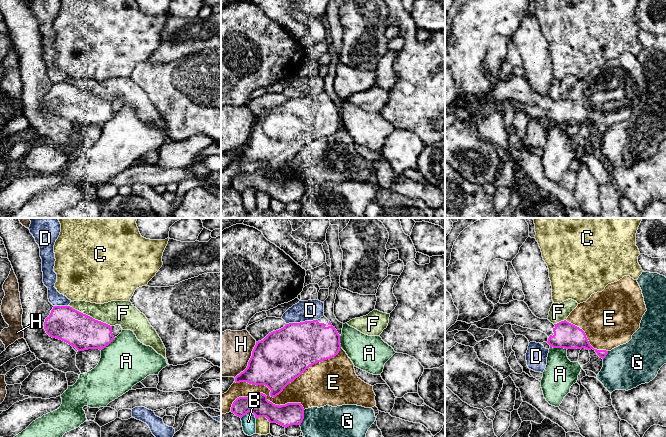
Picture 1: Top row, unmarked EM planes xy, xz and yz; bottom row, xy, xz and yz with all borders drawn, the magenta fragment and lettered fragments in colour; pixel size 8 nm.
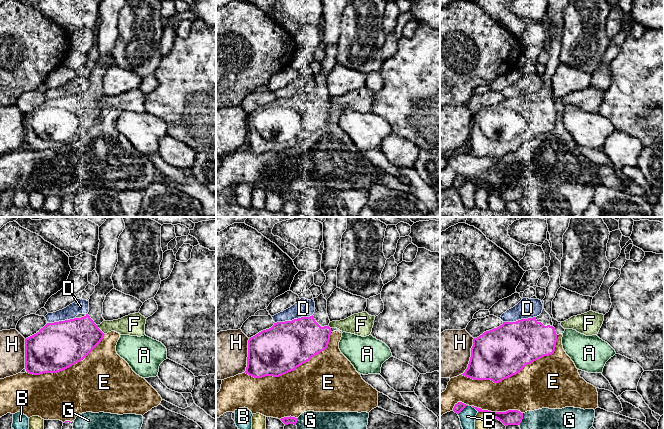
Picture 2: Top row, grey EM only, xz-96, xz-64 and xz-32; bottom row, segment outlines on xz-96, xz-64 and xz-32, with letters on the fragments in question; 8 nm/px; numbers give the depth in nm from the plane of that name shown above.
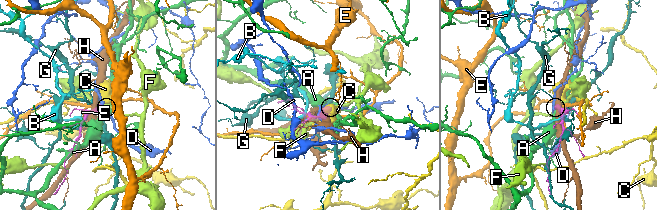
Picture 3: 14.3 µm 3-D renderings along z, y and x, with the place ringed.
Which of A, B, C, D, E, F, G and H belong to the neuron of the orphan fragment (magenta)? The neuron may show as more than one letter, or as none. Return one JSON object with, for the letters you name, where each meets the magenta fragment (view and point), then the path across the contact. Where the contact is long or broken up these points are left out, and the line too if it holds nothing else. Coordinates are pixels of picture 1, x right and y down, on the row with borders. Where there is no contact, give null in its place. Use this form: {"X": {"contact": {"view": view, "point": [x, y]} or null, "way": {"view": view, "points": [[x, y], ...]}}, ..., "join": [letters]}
{"join": []}

